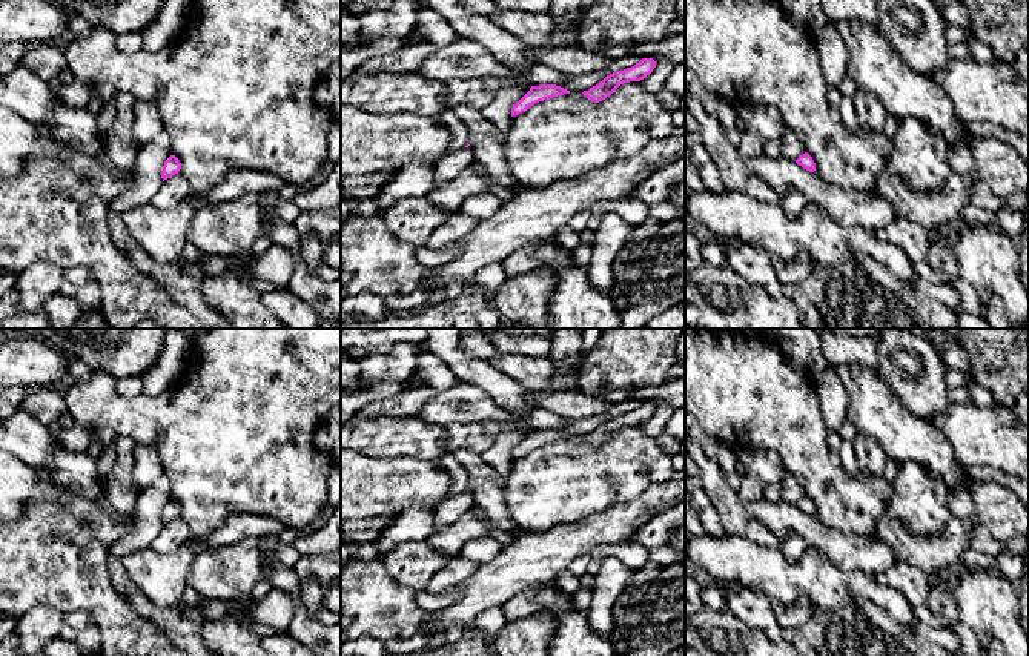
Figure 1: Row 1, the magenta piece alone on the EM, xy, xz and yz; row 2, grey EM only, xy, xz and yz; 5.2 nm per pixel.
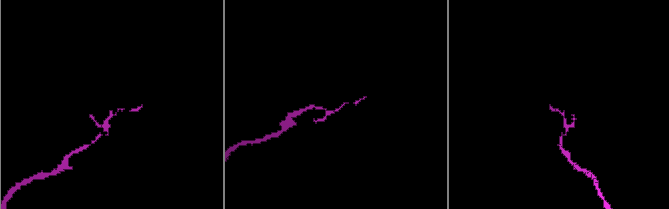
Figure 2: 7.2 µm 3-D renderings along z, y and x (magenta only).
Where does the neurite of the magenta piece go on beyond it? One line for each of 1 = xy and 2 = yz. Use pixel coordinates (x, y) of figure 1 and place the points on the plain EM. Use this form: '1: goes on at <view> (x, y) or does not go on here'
1: does not go on here
2: does not go on here

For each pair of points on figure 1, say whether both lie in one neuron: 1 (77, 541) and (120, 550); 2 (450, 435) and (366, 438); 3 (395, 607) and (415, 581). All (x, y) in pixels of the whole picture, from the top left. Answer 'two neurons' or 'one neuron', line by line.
1: two neurons
2: one neuron
3: two neurons

